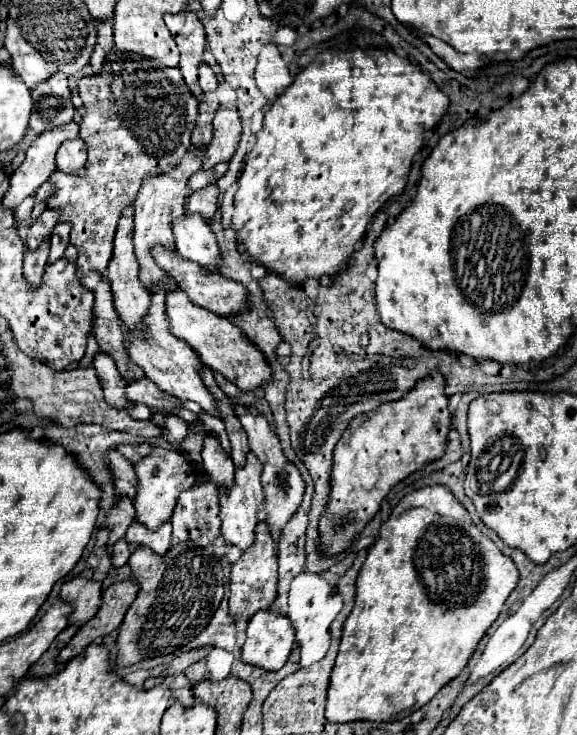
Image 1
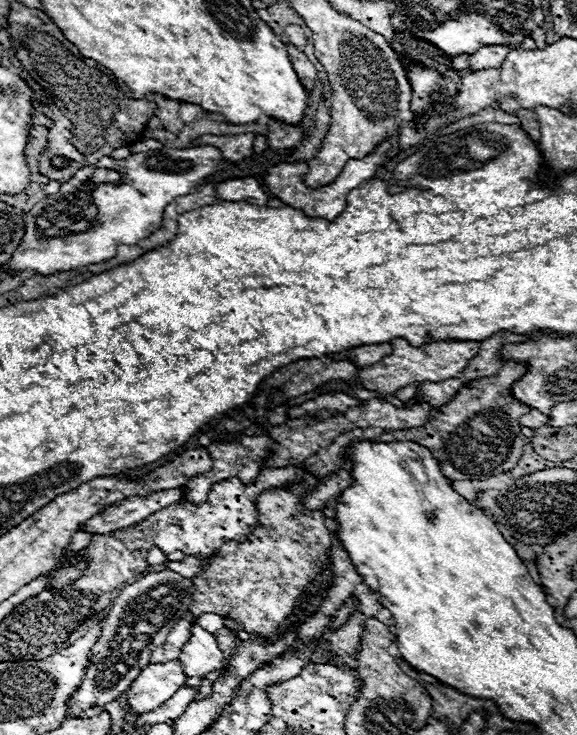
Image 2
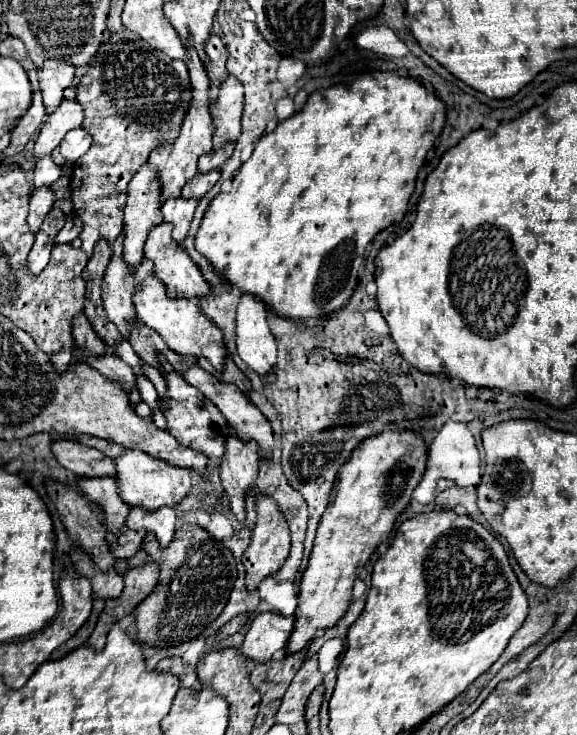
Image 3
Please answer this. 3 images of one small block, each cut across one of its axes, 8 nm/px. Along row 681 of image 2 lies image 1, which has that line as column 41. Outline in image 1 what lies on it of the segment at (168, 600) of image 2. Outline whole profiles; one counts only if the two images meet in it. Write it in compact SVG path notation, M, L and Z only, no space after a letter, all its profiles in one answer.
M64 74L50 76L32 90L30 130L36 134L70 124L72 116L74 106L70 102L70 88Z

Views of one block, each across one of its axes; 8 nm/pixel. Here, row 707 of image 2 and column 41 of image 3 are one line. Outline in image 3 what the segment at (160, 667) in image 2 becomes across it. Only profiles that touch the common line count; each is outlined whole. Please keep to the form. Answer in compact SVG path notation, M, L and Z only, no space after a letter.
M62 100L62 104L42 124L42 130L40 130L36 144L34 144L32 162L36 164L40 158L50 156L52 150L58 148L58 144L62 142L64 134L74 130L74 128L80 128L82 120L84 120L82 106L78 102Z

